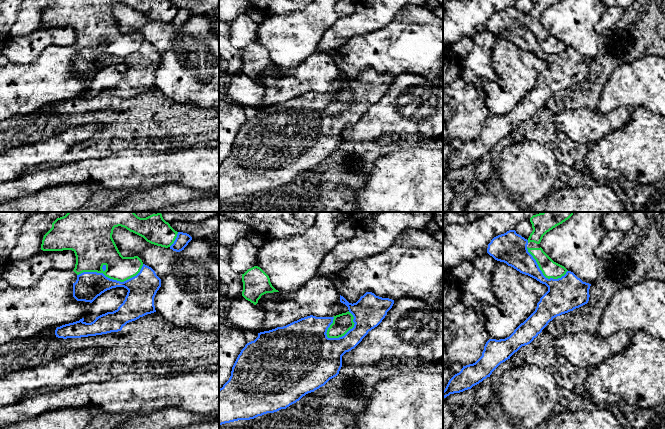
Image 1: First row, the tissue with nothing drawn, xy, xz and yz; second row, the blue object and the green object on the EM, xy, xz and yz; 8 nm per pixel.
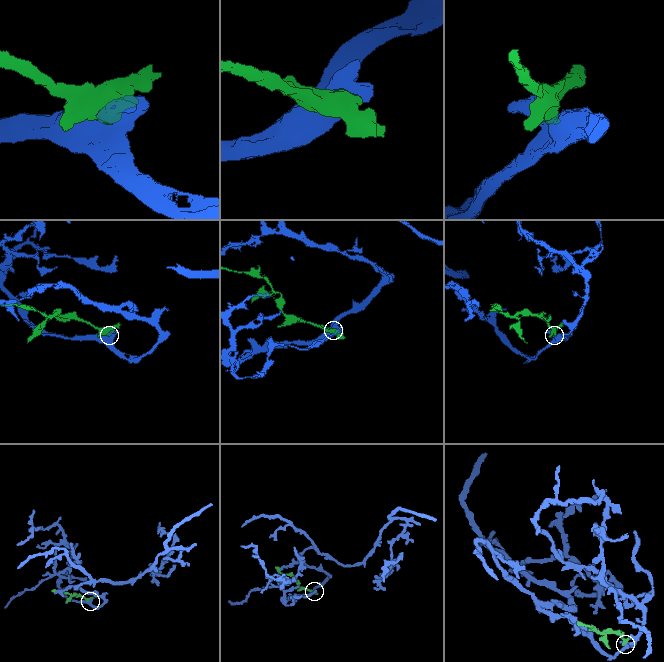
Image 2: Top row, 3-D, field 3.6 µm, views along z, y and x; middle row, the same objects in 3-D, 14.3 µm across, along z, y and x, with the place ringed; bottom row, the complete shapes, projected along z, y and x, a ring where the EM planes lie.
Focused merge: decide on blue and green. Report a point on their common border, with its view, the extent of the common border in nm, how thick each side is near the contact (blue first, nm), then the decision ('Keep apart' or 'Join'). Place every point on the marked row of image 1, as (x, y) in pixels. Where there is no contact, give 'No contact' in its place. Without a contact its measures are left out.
Touches blue at xy (111, 279). Shared border 550 nm. Thickness 220 nm (blue) against 240 nm. Keep apart

